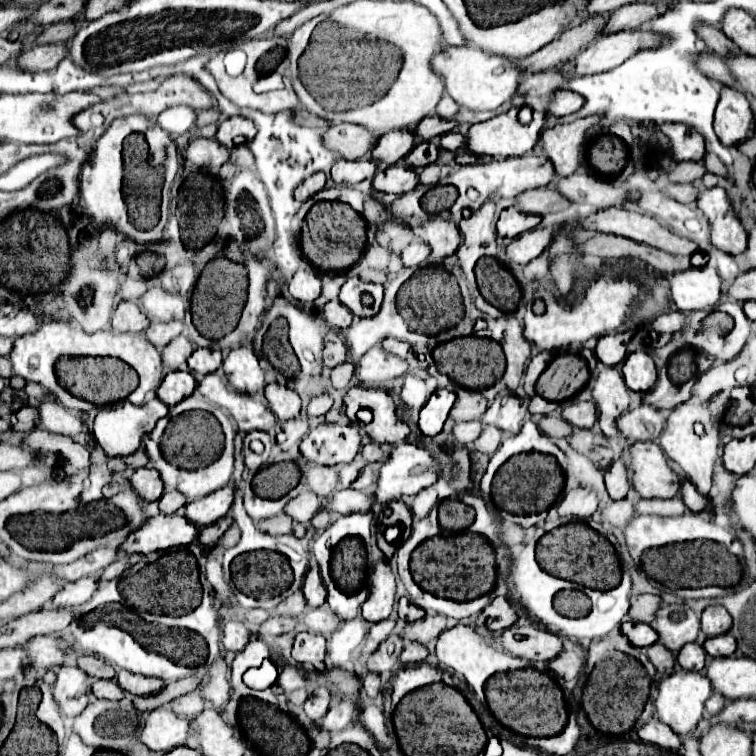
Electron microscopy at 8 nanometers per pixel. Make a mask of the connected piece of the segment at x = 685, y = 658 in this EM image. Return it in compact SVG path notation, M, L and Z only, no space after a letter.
M688 643L680 653L678 653L678 663L682 669L686 671L700 671L704 667L704 659L706 659L706 651L702 645L698 643Z

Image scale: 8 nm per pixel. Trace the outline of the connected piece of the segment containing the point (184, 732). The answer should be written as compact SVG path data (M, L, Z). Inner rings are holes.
M158 707L148 715L140 741L152 751L166 753L172 751L174 747L184 745L188 735L190 735L190 727L186 719L180 719L170 709Z

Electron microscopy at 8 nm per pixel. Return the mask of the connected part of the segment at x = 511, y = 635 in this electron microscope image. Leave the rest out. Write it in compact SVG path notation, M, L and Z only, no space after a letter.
M520 621L520 625L514 623L498 637L498 641L510 655L532 663L550 661L562 651L562 641L554 633L538 629L528 621Z

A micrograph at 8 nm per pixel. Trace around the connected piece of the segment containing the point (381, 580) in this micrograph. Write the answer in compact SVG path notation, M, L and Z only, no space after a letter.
M380 561L370 575L370 597L362 605L362 617L368 623L378 623L390 617L394 605L396 583L388 561Z

